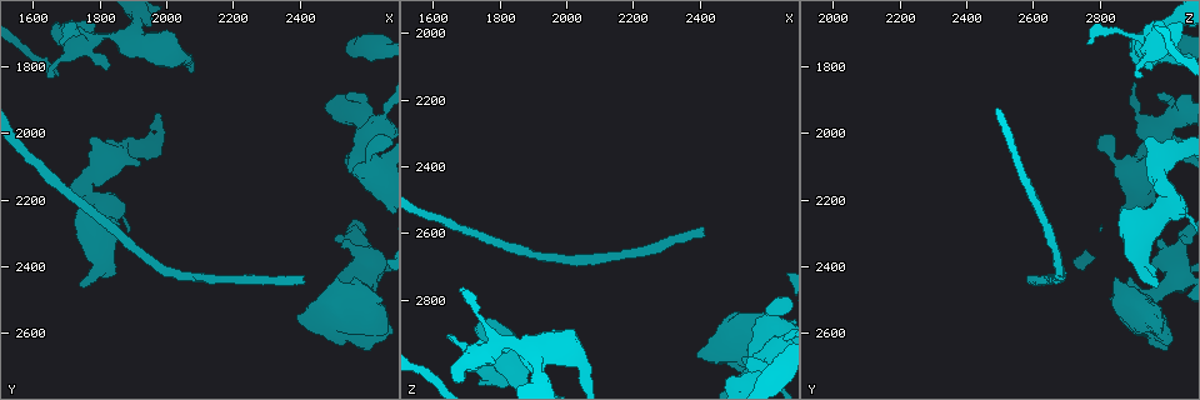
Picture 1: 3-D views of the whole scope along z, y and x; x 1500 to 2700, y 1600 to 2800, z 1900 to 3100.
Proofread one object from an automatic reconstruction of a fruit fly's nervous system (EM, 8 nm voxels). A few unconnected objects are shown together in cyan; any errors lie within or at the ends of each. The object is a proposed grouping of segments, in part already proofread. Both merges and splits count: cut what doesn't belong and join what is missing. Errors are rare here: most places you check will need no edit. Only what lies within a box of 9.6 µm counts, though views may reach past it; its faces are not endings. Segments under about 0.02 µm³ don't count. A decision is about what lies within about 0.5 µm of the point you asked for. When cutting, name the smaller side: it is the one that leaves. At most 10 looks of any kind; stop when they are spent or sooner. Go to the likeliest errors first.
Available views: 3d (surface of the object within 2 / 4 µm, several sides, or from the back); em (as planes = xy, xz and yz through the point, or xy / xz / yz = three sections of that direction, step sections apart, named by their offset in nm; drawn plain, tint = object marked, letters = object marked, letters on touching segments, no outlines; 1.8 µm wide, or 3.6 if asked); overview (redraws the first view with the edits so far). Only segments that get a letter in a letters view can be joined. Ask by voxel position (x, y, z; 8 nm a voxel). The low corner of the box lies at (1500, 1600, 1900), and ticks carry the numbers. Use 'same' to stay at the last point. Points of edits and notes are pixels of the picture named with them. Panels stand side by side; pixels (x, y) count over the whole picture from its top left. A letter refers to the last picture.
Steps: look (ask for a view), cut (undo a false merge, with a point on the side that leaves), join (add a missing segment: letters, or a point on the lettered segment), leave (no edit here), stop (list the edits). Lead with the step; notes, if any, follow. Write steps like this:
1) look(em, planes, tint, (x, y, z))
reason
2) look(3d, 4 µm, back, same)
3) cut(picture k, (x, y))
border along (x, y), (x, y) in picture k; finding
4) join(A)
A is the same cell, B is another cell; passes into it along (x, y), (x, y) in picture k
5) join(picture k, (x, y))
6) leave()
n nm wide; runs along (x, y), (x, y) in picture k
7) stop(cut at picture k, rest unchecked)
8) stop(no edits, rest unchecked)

look(3d, 4 µm, (2410, 2430, 2590))
end of a long branch

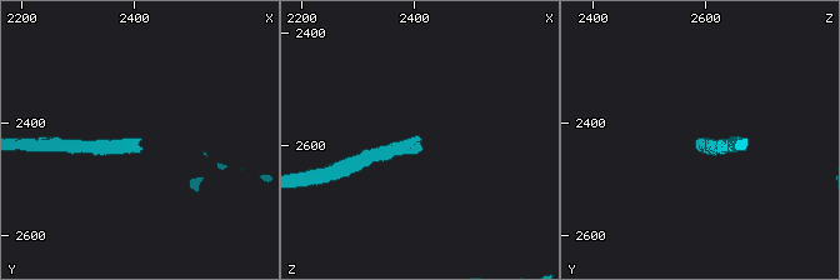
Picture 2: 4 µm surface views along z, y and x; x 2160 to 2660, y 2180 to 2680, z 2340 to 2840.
look(em, planes, plain, (2410, 2430, 2585))
shape alone is not enough

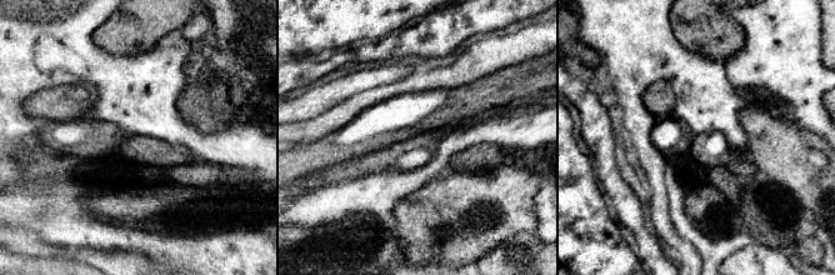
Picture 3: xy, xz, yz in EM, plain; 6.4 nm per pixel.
look(em, planes, letters, same)

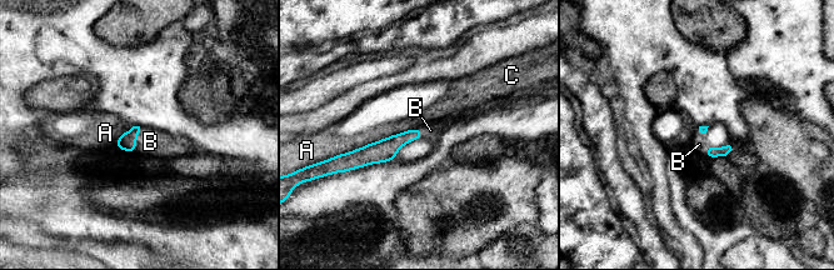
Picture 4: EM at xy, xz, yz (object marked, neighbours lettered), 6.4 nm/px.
join(B)
B is the same cell, A and C are other cells; it goes on there

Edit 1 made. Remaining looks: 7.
look(overview)

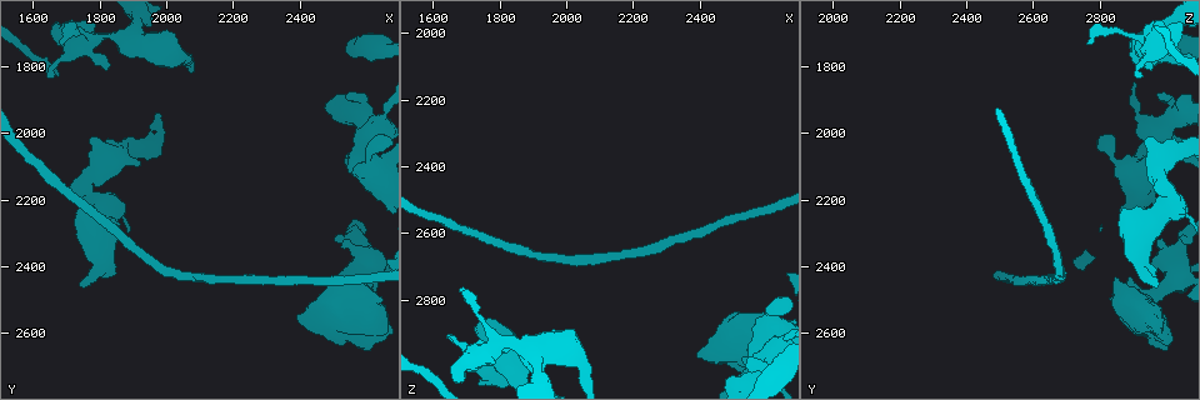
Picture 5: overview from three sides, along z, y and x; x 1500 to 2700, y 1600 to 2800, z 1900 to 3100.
look(3d, 2 µm, (1850, 2430, 2960))
thick end

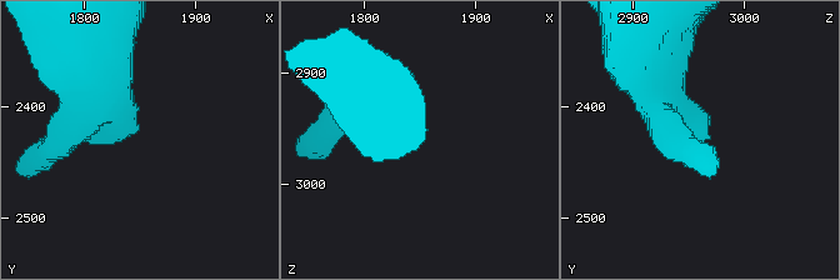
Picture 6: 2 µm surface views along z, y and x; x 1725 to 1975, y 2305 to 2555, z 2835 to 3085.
look(em, yz, step 4, tint, (1844, 2424, 2958))

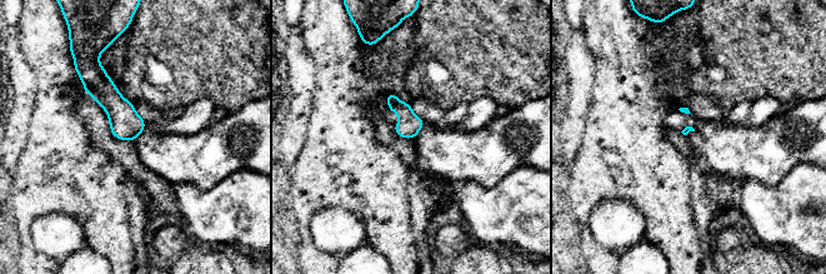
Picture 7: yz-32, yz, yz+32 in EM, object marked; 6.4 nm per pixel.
look(em, yz, step 4, letters, same)
what lies round it

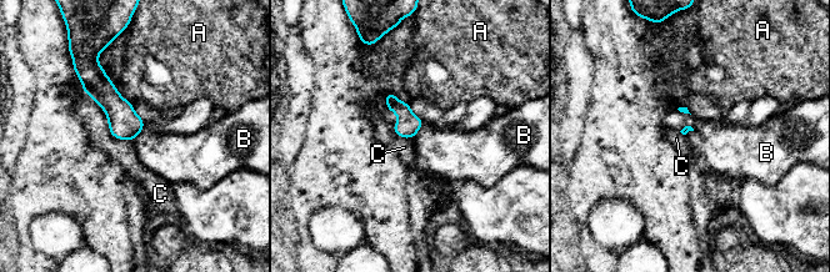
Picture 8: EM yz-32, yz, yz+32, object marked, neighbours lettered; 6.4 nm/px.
leave()
C touches over 420 nm; A, B and C are other cells; border along (88, 95), (109, 132), (133, 141) in picture 8; no lettered segment goes on from it

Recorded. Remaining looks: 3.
look(3d, 4 µm, (2560, 1880, 2970))
branch stops here

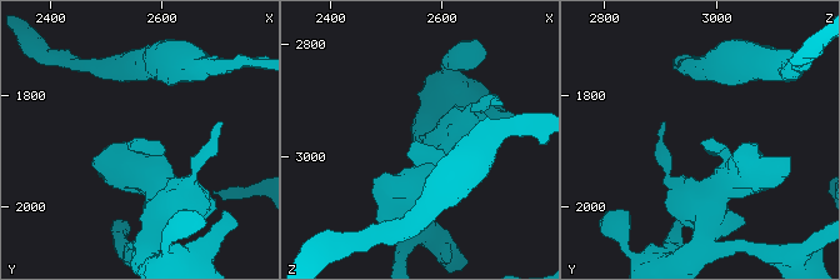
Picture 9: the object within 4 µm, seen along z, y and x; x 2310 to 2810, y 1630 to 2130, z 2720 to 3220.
look(em, 3.6 µm, planes, letters, (2555, 1880, 2975))

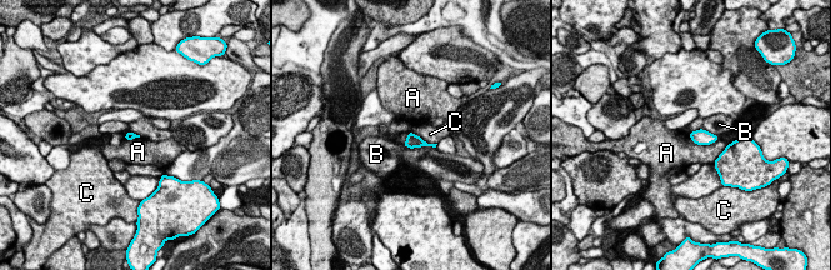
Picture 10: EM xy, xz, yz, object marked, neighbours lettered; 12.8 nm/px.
leave()
A, B and C are other cells; border along (410, 131), (429, 143), (436, 144) in picture 10; none of them fits

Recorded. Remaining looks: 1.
stop(join at picture 4, rest unchecked)

